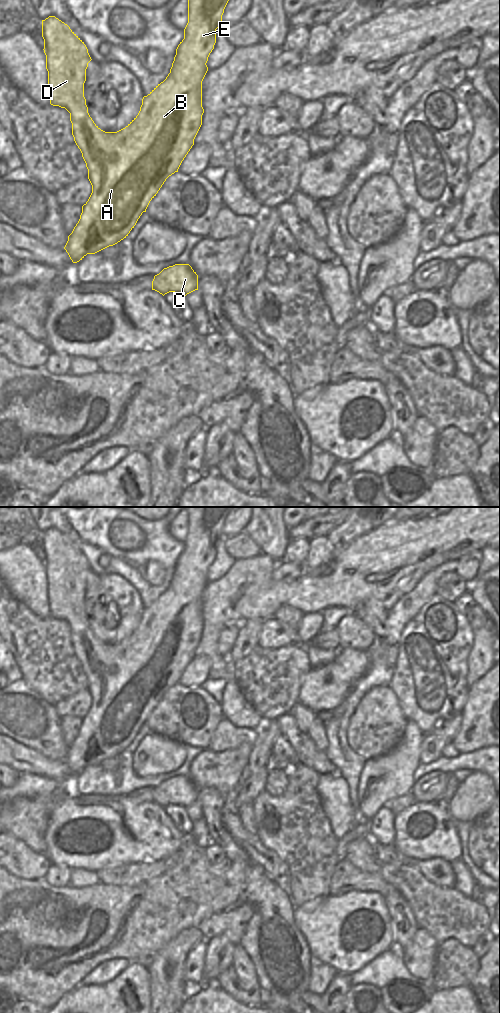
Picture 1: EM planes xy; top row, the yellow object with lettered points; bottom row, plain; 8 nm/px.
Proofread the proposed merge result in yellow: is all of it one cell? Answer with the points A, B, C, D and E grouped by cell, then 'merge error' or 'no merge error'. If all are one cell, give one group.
A B C D E | no merge error

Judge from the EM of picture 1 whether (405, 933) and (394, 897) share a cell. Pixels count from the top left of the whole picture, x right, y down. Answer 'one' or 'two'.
one

